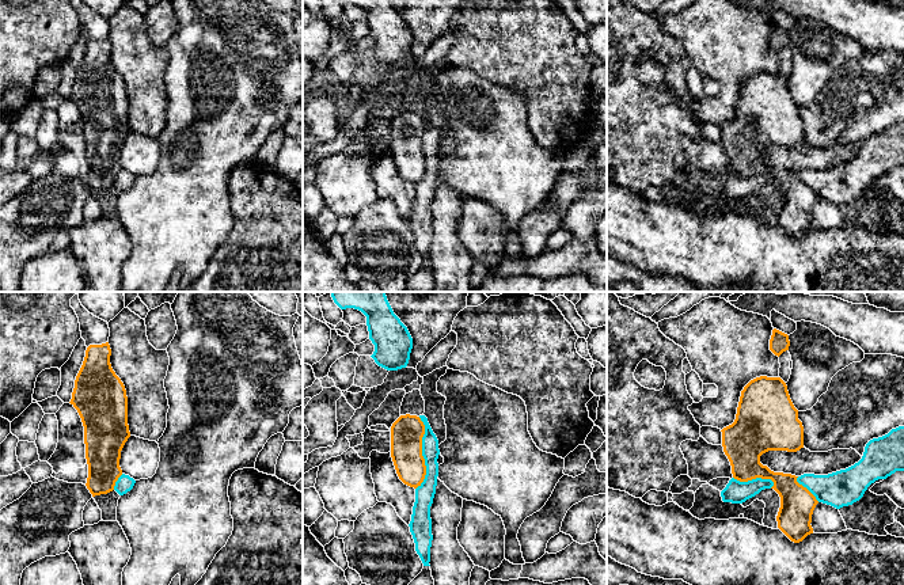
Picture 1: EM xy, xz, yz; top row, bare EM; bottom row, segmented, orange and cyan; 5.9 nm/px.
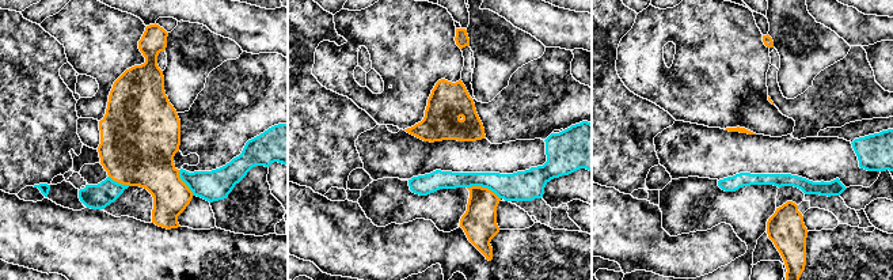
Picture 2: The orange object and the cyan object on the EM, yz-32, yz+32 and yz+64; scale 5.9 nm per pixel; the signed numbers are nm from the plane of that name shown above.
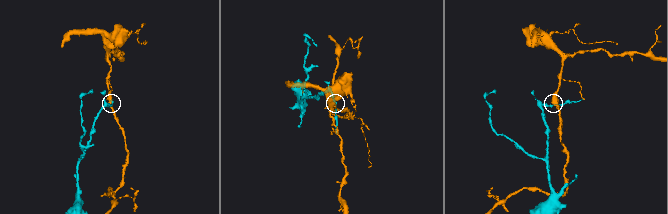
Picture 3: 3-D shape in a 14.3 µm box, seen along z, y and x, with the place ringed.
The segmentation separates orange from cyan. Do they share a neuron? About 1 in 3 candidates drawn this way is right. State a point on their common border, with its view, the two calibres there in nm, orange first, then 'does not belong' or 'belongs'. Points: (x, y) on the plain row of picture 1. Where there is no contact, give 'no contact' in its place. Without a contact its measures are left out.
xz (421, 149) | 190/110 nm | does not belong

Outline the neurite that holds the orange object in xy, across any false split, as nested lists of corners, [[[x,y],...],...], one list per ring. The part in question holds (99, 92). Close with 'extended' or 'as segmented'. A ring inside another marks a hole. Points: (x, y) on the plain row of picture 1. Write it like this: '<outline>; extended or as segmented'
[[[109,38],[87,43],[69,98],[84,122],[86,182],[92,193],[114,186],[122,171],[121,147],[130,133],[126,86],[111,64],[110,52]]]; as segmented

